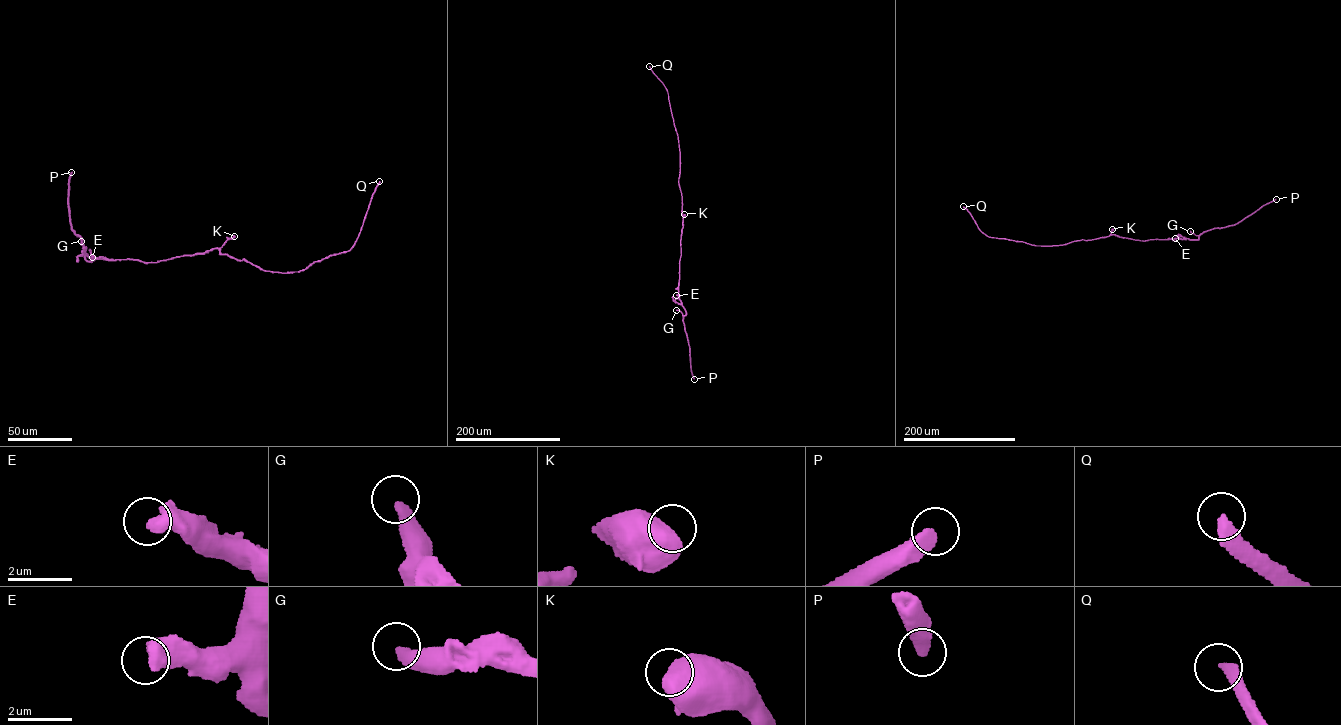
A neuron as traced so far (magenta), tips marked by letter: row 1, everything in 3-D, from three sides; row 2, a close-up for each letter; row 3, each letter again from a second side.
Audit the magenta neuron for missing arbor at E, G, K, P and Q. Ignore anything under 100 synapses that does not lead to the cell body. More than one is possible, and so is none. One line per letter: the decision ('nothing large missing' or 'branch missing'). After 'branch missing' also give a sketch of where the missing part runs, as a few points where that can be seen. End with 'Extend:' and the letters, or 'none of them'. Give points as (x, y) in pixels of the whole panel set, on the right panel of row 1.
E: nothing large missing
G: nothing large missing
K: nothing large missing
P: nothing large missing
Q: branch missing | (963, 206), (944, 190), (940, 169)
Extend: Q

